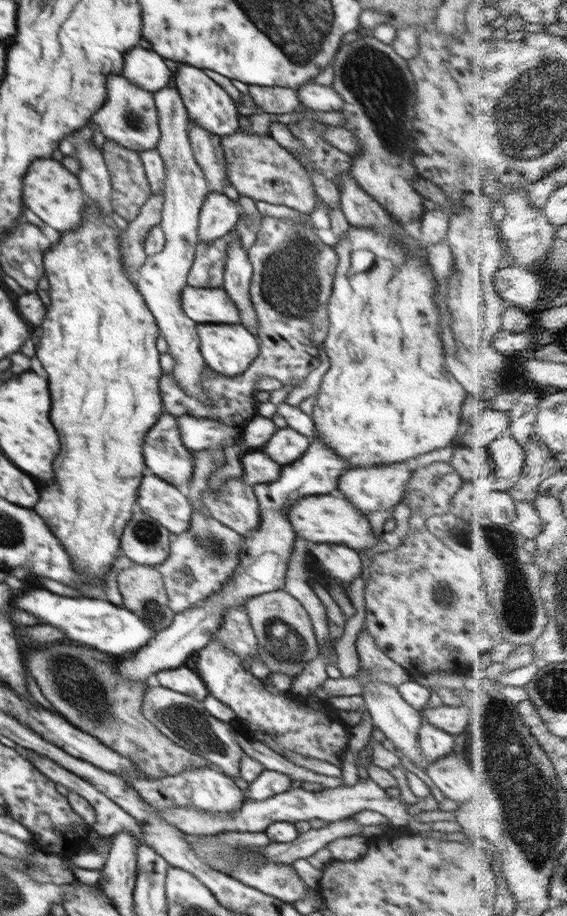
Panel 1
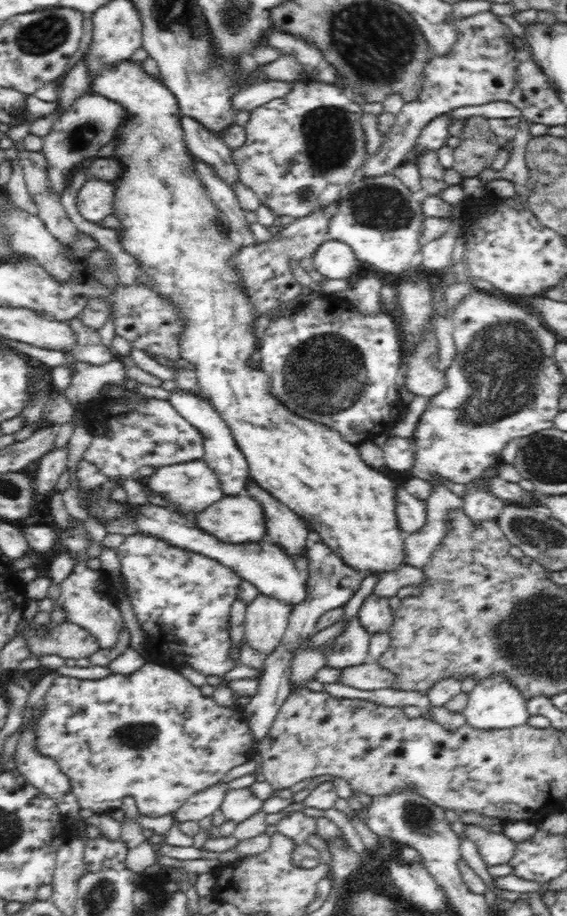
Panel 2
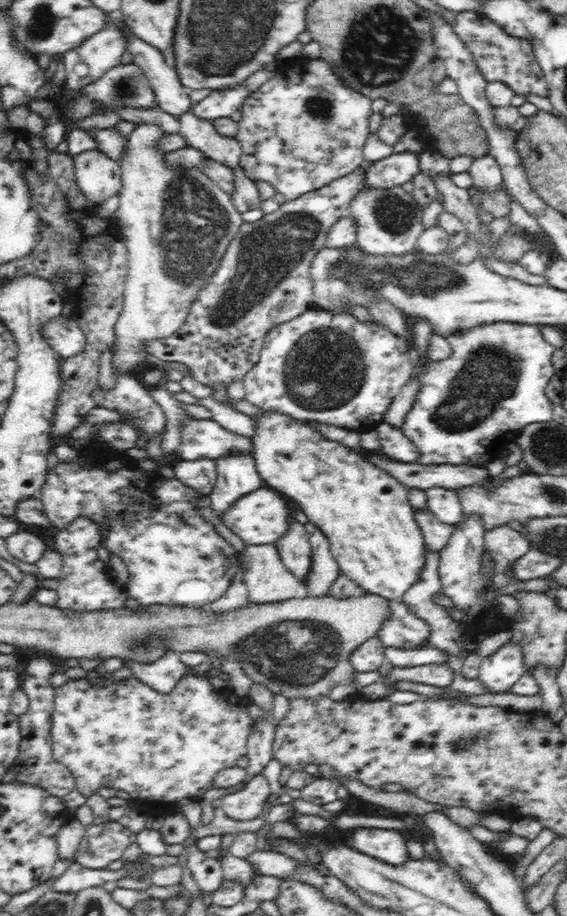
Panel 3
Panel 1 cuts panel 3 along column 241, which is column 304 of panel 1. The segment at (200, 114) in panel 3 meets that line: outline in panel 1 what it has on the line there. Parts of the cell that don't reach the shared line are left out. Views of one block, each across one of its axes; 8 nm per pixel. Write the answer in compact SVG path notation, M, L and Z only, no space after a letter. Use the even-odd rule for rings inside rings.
M306 83L297 89L297 95L301 106L316 112L339 111L344 105L342 96L332 86Z

